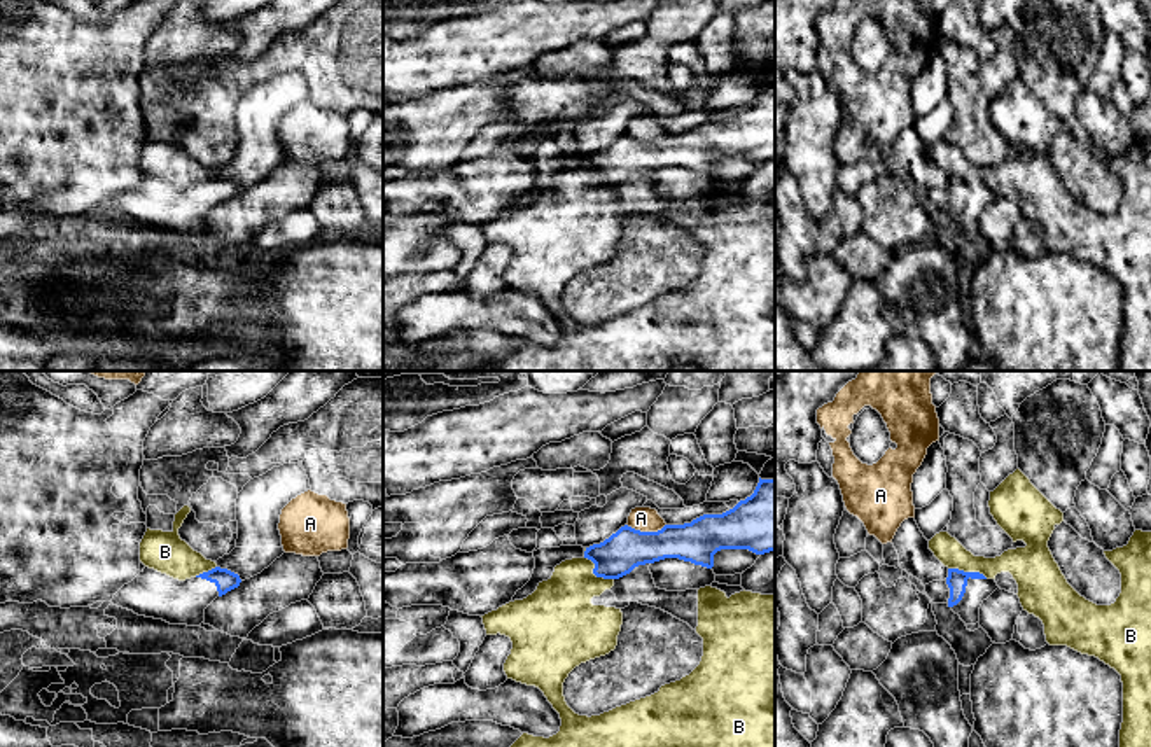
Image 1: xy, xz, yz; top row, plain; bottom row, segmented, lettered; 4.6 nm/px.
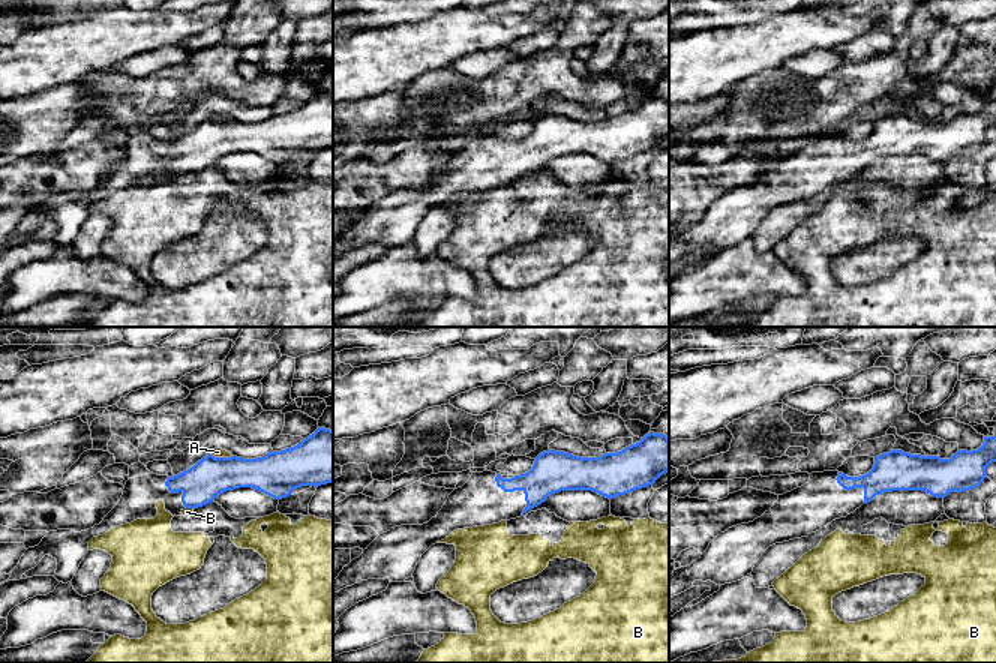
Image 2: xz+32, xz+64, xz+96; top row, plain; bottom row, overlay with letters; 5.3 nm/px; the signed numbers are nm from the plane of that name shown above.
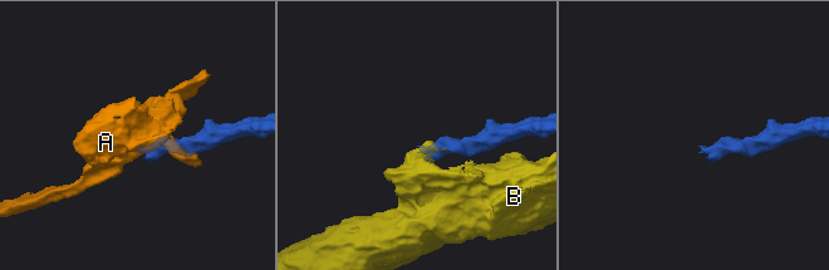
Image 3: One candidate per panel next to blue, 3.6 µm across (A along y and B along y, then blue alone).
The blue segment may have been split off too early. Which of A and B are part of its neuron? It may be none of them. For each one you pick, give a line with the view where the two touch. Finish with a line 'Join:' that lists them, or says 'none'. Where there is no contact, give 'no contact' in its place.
Join: none

